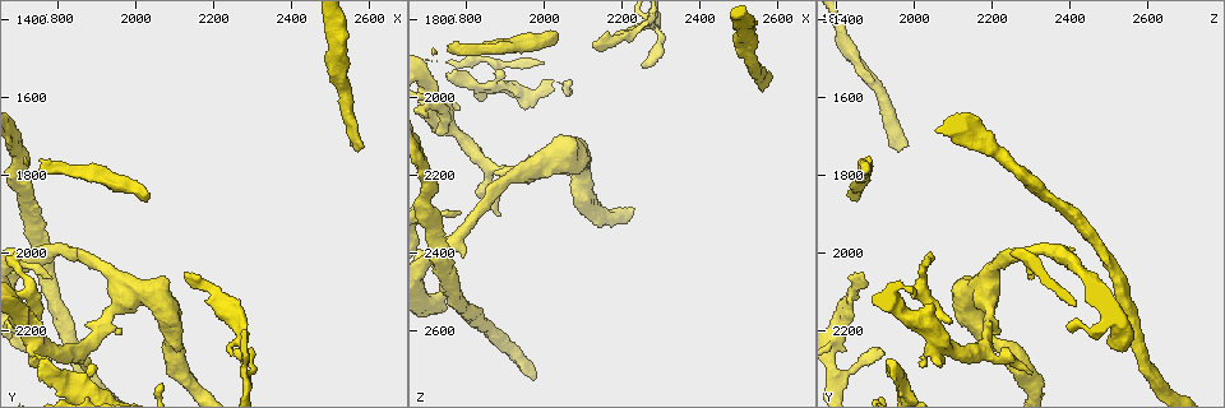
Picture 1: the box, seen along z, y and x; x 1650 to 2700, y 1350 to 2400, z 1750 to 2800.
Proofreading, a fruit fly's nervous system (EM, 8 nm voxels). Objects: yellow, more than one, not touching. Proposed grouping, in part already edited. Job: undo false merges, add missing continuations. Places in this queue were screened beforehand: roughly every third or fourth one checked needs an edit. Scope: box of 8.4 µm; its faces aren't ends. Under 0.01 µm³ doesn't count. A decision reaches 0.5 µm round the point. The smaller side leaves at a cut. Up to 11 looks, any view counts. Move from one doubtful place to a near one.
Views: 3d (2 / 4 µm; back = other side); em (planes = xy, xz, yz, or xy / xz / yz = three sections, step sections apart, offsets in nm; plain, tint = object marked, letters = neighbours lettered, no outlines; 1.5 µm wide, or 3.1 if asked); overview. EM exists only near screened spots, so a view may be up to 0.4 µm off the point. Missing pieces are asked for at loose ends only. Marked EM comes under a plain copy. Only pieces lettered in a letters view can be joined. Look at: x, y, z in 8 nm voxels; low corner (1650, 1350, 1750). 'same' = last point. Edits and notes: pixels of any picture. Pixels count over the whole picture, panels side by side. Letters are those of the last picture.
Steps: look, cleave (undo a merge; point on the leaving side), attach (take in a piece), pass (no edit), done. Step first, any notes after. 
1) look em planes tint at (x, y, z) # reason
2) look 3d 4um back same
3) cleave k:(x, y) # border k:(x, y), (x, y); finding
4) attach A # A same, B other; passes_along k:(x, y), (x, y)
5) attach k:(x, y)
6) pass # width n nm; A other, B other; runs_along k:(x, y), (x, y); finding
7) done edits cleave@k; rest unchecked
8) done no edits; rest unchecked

look 3d 2um at (2550, 1720, 1985) # branch stops here

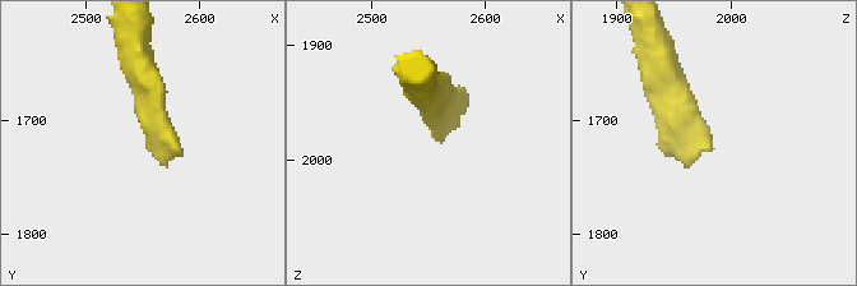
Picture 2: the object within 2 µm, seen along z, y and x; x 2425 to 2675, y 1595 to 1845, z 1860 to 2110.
look em planes letters at (2554, 1724, 1980)

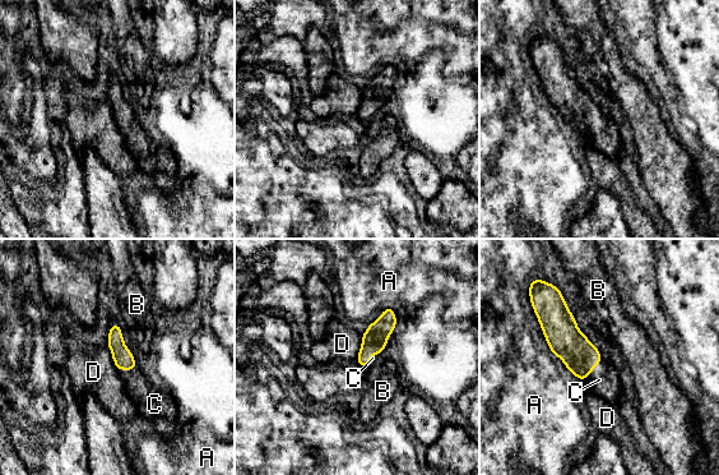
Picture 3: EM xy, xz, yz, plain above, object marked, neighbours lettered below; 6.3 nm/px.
attach C # A other, B other, C same, D other; passes_along 3:(580, 356), (593, 369), (599, 379); it goes on there

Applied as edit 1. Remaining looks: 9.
look em xz step 8 letters at (2030, 1870, 1860) # branch stops here

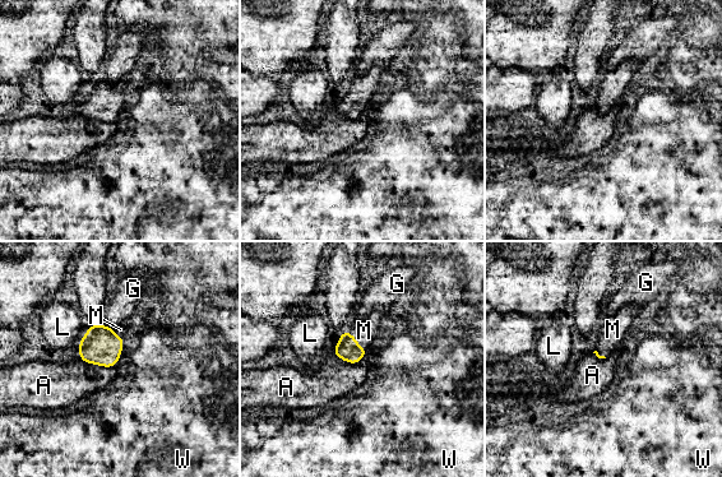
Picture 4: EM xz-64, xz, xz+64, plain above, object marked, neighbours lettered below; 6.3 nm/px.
attach M # longest_contact A 240 nm; A other, G other, L other, M same, W other; passes_along 4:(347, 348), (357, 341), (364, 330); it goes on there

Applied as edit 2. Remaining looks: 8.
look 3d 2um at (2280, 2315, 1825) # three-way junction

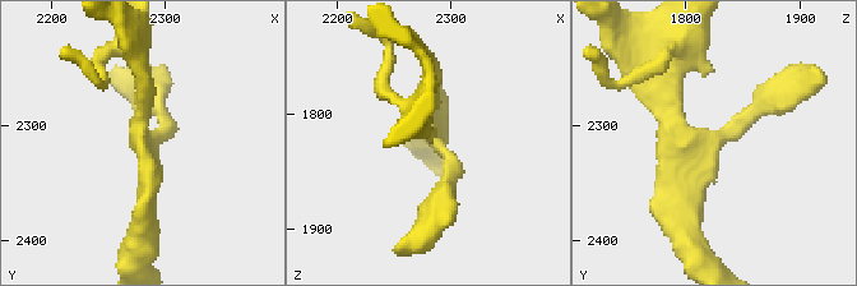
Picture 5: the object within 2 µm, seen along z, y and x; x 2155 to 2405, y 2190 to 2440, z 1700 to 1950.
look em planes letters at (2284, 2312, 1824) # arms 3; arm_widths 190, 220, 220 nm

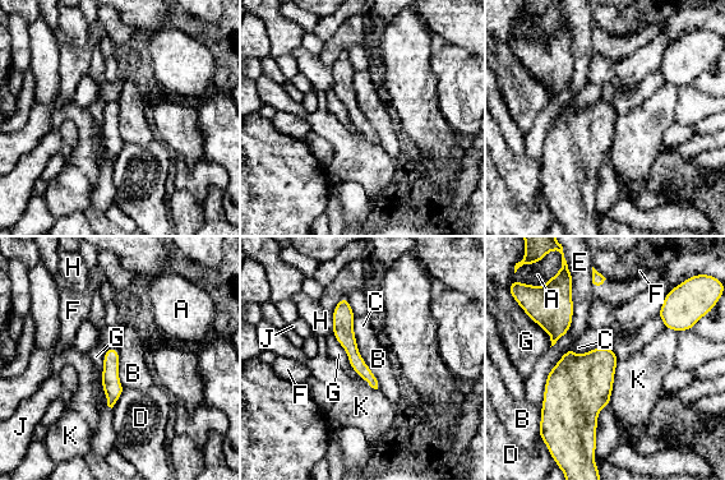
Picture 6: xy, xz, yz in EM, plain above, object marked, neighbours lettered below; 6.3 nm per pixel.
pass # A other, B other, C other, D other, E other, F other, G other, H other, J other, K other; one neuron here

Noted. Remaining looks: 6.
look em xy step 8 letters at (1890, 2300, 1935) # an open end

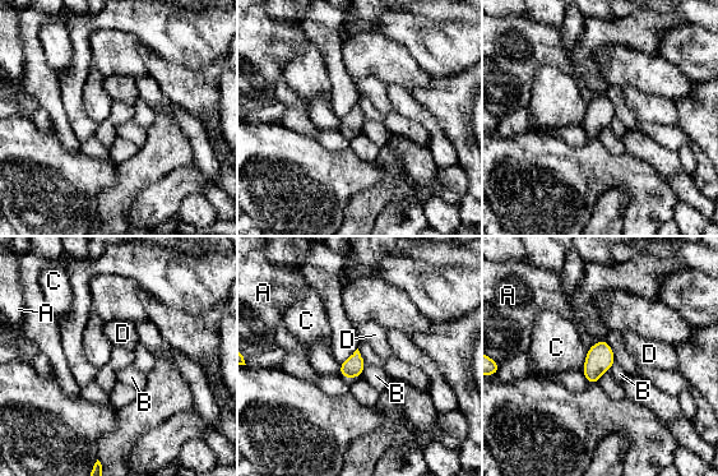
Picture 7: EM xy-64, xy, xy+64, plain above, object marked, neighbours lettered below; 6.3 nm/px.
look em planes letters same

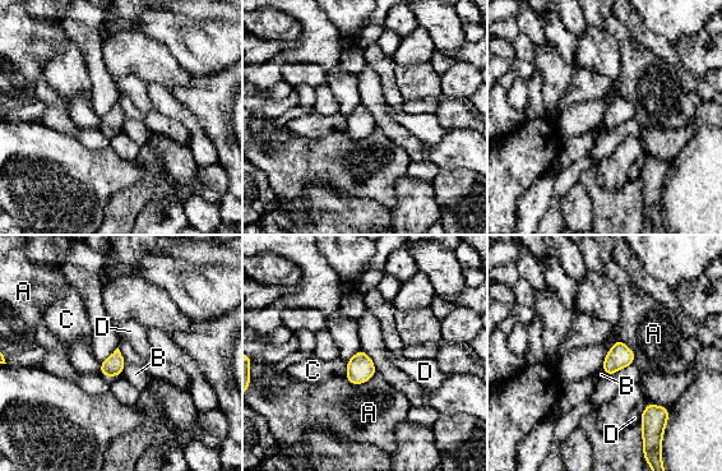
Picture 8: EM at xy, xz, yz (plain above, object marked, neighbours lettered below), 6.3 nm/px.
pass # A other, B other, C other, D other; border 8:(126, 364), (120, 375); none of them fits

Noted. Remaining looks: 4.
done edits attach@3, attach@4; rest unchecked

